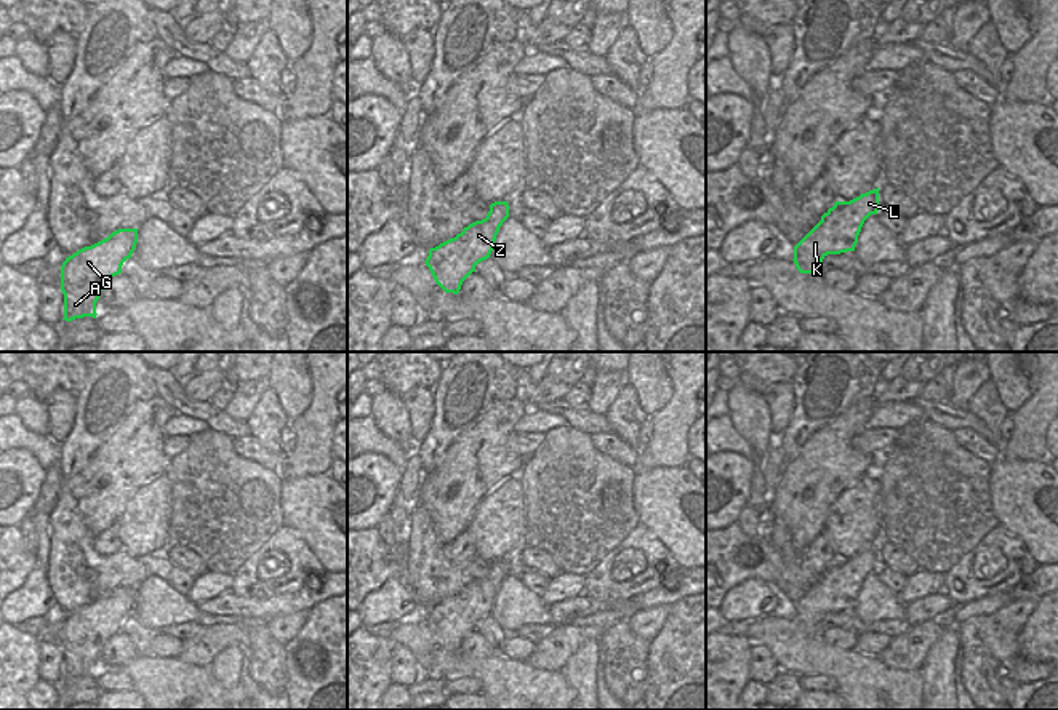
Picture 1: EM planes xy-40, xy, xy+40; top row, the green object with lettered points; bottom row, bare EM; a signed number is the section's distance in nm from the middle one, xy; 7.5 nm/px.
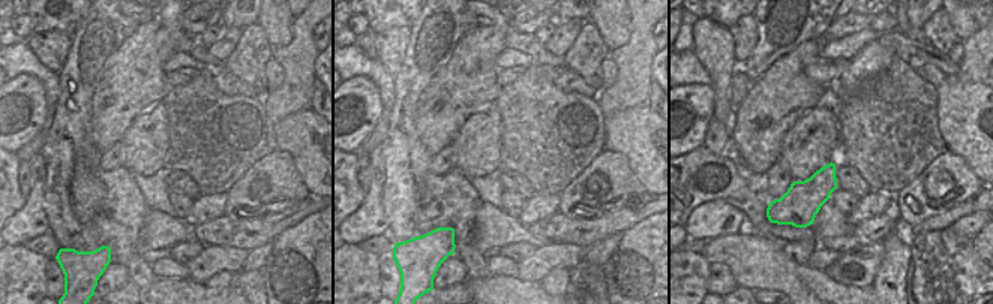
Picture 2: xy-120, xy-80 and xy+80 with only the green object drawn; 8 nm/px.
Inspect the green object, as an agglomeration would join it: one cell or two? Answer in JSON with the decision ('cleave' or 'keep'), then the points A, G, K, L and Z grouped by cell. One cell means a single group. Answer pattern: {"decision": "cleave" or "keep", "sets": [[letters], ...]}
{"decision": "keep", "sets": [["A", "G", "K", "L", "Z"]]}

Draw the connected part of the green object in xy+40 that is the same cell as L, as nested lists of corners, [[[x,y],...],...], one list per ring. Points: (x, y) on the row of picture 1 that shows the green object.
[[[879,187],[850,201],[836,201],[821,221],[794,246],[794,264],[800,273],[823,273],[820,265],[828,254],[855,251],[864,221],[879,211]]]

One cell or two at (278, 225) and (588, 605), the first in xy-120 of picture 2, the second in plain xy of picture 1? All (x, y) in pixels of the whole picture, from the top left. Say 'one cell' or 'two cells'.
one cell

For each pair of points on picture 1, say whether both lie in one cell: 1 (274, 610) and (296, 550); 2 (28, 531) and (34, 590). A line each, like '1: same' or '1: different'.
1: different
2: different

